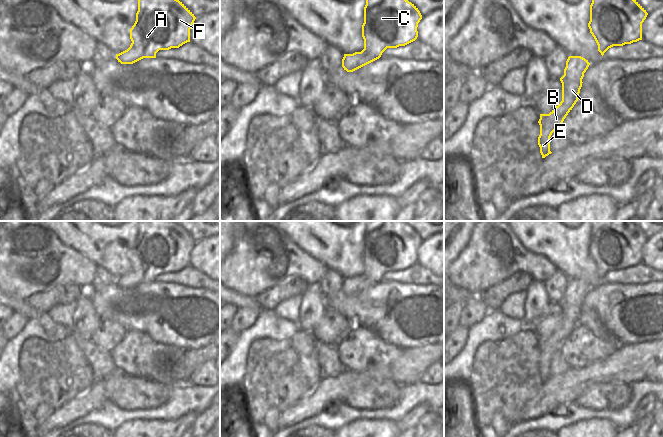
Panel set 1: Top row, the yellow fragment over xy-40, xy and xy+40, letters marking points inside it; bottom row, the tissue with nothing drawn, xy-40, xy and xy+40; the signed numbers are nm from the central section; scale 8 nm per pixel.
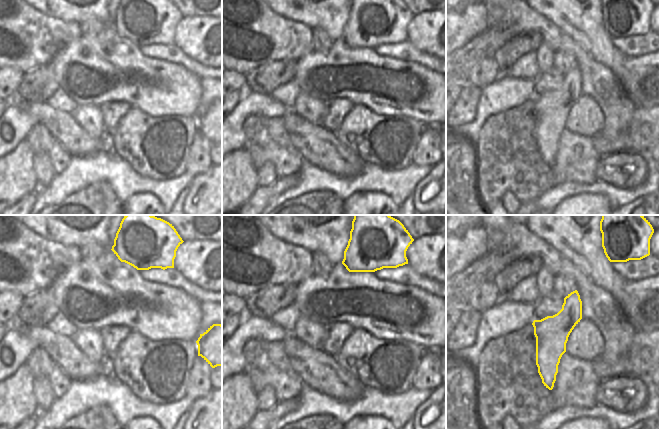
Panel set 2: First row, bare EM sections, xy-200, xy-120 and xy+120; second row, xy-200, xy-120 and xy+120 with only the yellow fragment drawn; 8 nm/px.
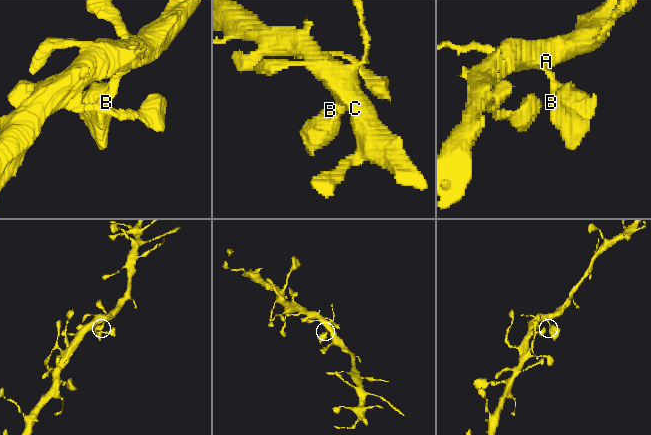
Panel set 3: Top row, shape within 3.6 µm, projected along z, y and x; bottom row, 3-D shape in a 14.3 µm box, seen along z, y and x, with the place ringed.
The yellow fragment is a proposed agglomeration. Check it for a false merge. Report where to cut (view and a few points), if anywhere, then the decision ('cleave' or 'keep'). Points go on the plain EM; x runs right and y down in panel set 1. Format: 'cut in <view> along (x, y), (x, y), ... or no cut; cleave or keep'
no cut; keep

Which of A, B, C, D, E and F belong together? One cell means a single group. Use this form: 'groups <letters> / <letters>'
groups A B C D E F

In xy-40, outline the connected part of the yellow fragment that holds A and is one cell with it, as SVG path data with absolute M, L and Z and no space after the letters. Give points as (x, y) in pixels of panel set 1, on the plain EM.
M140 221L136 245L130 253L130 271L116 278L121 288L156 282L159 274L179 272L190 266L194 238L174 221Z

